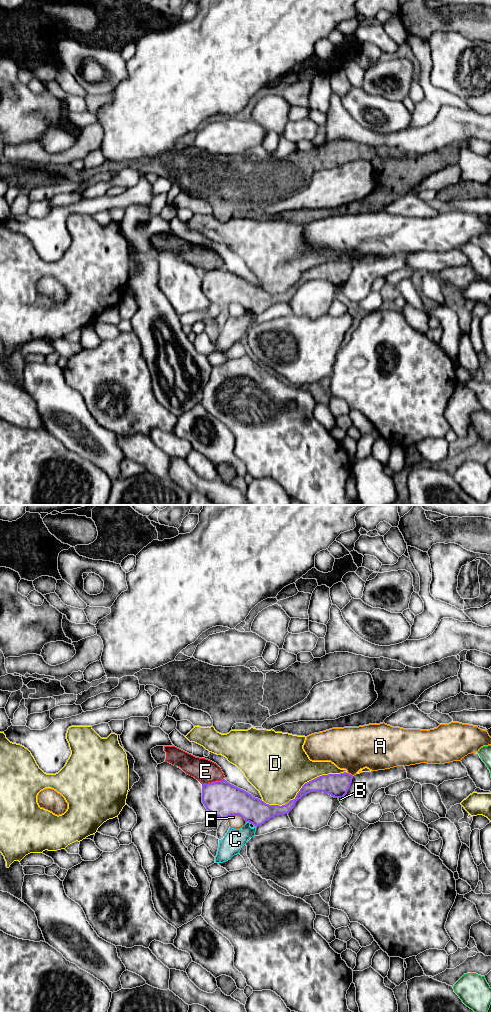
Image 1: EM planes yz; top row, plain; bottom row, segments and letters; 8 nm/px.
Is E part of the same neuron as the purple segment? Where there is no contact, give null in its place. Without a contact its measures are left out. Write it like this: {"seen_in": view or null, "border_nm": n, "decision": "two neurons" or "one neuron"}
{"seen_in": "yz", "border_nm": 180, "decision": "two neurons"}

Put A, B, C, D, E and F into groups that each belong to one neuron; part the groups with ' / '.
A / B / C / D / E / F

